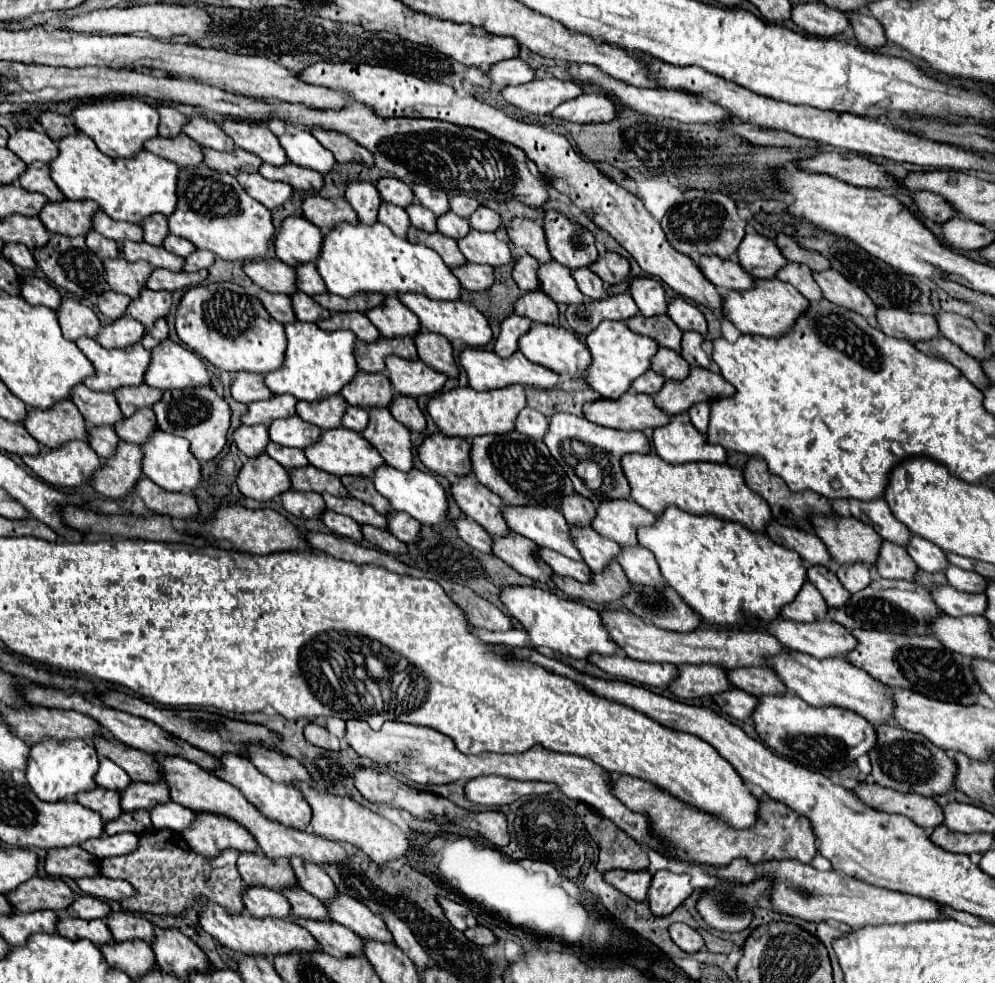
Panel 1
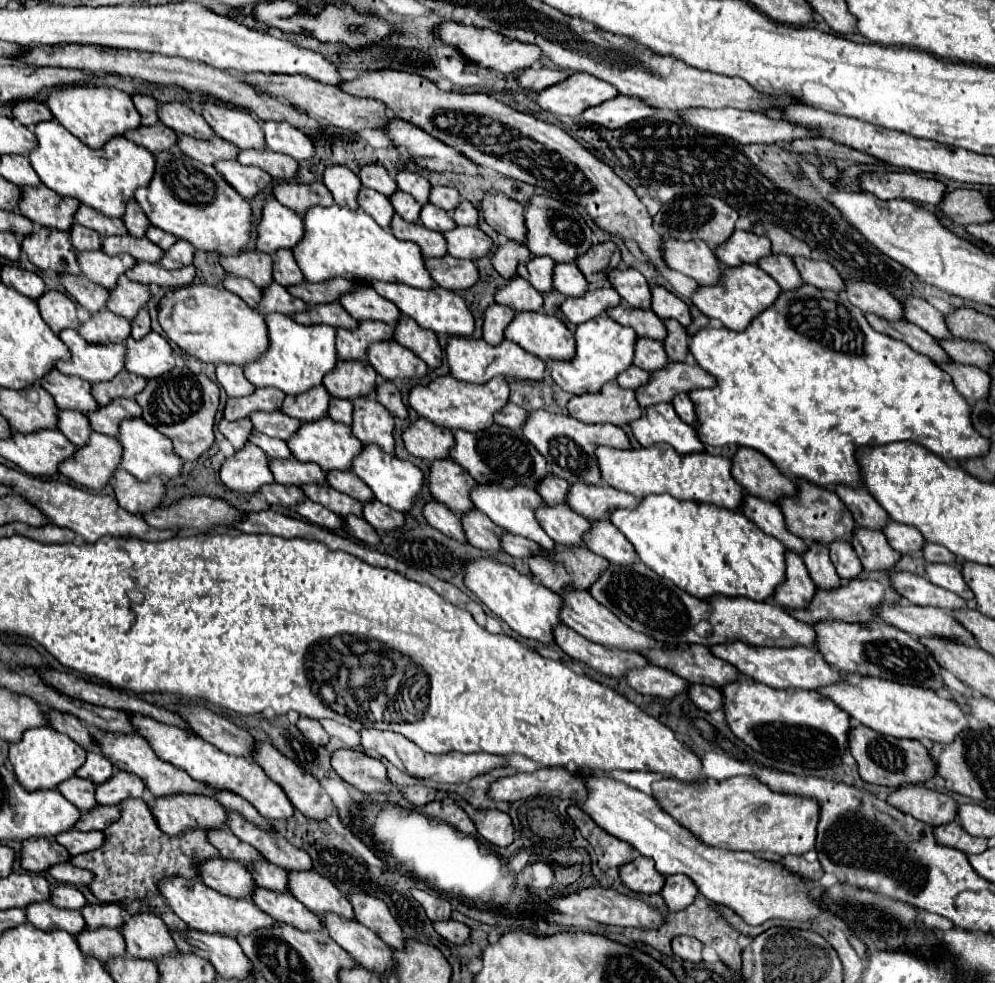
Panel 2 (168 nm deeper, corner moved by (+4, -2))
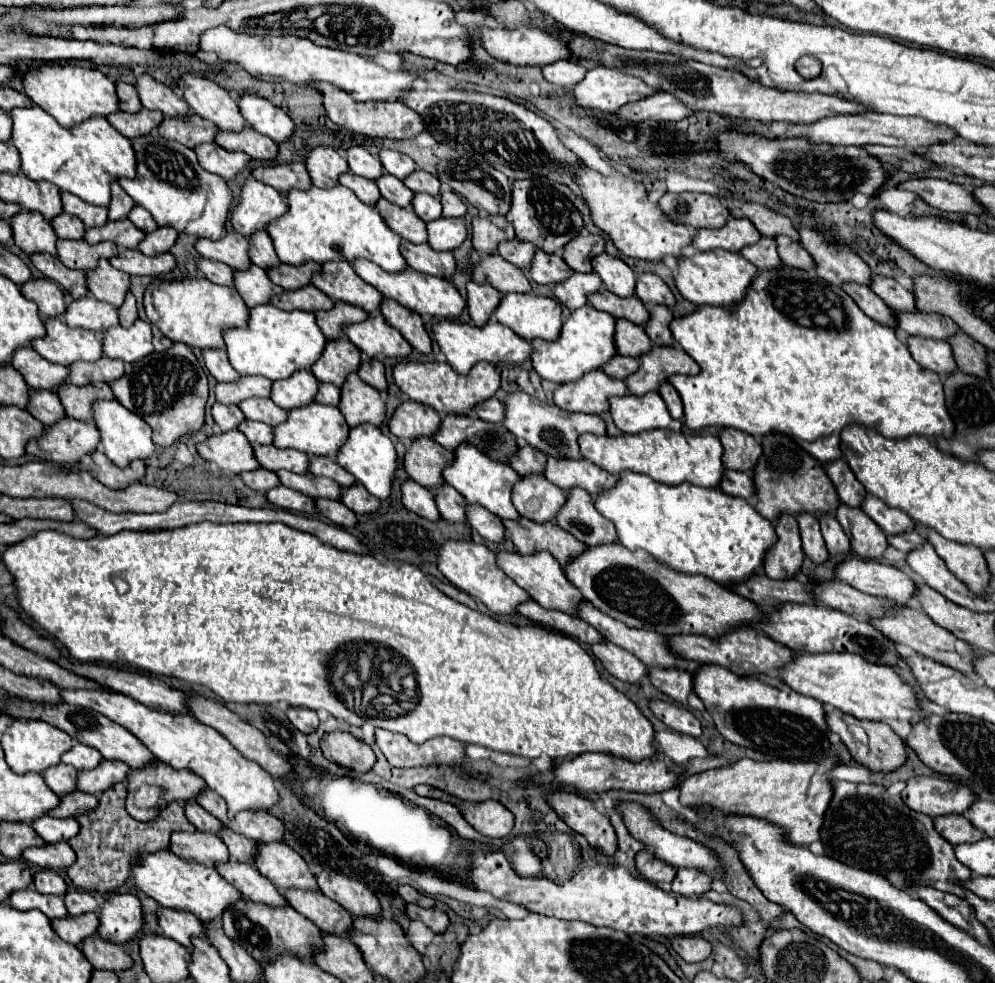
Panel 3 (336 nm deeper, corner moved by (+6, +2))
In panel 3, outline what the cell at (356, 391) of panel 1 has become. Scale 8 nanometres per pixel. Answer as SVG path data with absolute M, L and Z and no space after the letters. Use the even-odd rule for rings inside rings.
M340 336L338 340L326 340L326 344L328 346L324 346L324 352L310 370L320 382L342 386L346 376L350 372L356 372L360 364L360 350L346 336Z

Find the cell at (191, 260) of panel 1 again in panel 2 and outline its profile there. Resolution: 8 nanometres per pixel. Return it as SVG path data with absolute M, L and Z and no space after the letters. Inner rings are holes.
M178 240L174 244L174 248L164 252L164 256L160 260L160 266L166 268L166 270L178 270L178 268L184 268L192 262L194 262L194 248L186 240Z

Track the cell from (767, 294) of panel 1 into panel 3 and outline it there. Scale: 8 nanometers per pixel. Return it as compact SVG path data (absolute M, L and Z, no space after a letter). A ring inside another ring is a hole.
M706 250L706 252L696 252L692 256L678 258L678 272L674 276L678 292L694 302L696 306L710 304L710 306L730 306L744 296L748 284L756 276L756 266L748 264L740 254L728 252L728 250Z

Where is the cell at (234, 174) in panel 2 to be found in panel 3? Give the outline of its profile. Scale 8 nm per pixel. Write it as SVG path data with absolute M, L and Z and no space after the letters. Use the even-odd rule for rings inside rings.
M198 144L198 146L194 146L194 152L196 152L202 168L206 168L212 174L222 176L224 180L234 178L250 162L248 154L228 152L228 150L220 148L218 144Z

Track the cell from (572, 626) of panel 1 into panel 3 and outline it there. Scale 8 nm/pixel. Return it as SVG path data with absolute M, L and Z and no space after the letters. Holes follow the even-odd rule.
M446 540L438 552L438 570L448 578L448 582L466 594L482 600L494 614L512 614L516 606L526 602L530 596L524 592L512 578L508 578L494 562L494 554L484 544L464 542L464 540Z

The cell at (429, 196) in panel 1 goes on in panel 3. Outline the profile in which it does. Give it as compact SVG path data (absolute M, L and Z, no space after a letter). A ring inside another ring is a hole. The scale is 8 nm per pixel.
M380 150L380 162L384 166L384 170L400 180L404 180L404 176L408 176L412 170L416 170L416 164L410 156L396 152L396 150Z

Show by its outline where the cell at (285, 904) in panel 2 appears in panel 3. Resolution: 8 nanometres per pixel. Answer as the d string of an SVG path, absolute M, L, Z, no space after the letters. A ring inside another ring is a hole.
M228 860L224 864L214 864L214 868L240 894L244 894L246 898L250 898L254 902L264 902L264 904L272 904L272 906L284 906L284 904L288 904L284 900L284 896L280 896L280 892L274 888L274 884L268 878L260 876L248 864L240 864L236 860Z

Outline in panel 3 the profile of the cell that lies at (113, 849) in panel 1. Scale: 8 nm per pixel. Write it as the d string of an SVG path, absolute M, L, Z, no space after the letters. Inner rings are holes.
M48 814L36 818L30 826L36 828L36 834L48 844L60 842L60 840L70 840L80 830L74 818L52 818Z

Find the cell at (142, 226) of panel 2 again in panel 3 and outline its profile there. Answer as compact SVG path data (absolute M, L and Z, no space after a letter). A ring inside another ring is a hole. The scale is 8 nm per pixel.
M118 182L110 184L110 192L112 192L112 200L108 204L108 218L110 220L122 220L128 216L128 212L134 208L132 198L120 188Z

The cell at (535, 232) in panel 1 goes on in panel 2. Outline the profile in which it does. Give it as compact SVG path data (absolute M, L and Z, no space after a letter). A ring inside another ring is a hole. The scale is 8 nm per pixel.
M486 194L482 198L484 220L508 240L524 242L526 240L526 220L524 206L516 200L506 198L504 194Z

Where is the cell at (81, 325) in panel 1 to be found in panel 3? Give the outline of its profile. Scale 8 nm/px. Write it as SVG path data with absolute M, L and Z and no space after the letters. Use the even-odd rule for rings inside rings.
M32 278L24 284L20 284L20 292L38 304L38 312L42 318L50 316L62 316L66 304L62 300L62 290L48 278Z

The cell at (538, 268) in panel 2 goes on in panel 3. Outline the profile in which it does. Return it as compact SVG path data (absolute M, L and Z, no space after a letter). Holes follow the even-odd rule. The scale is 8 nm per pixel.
M502 240L498 244L498 254L522 270L528 268L528 264L534 256L534 250L536 250L534 244L528 244L522 240Z

